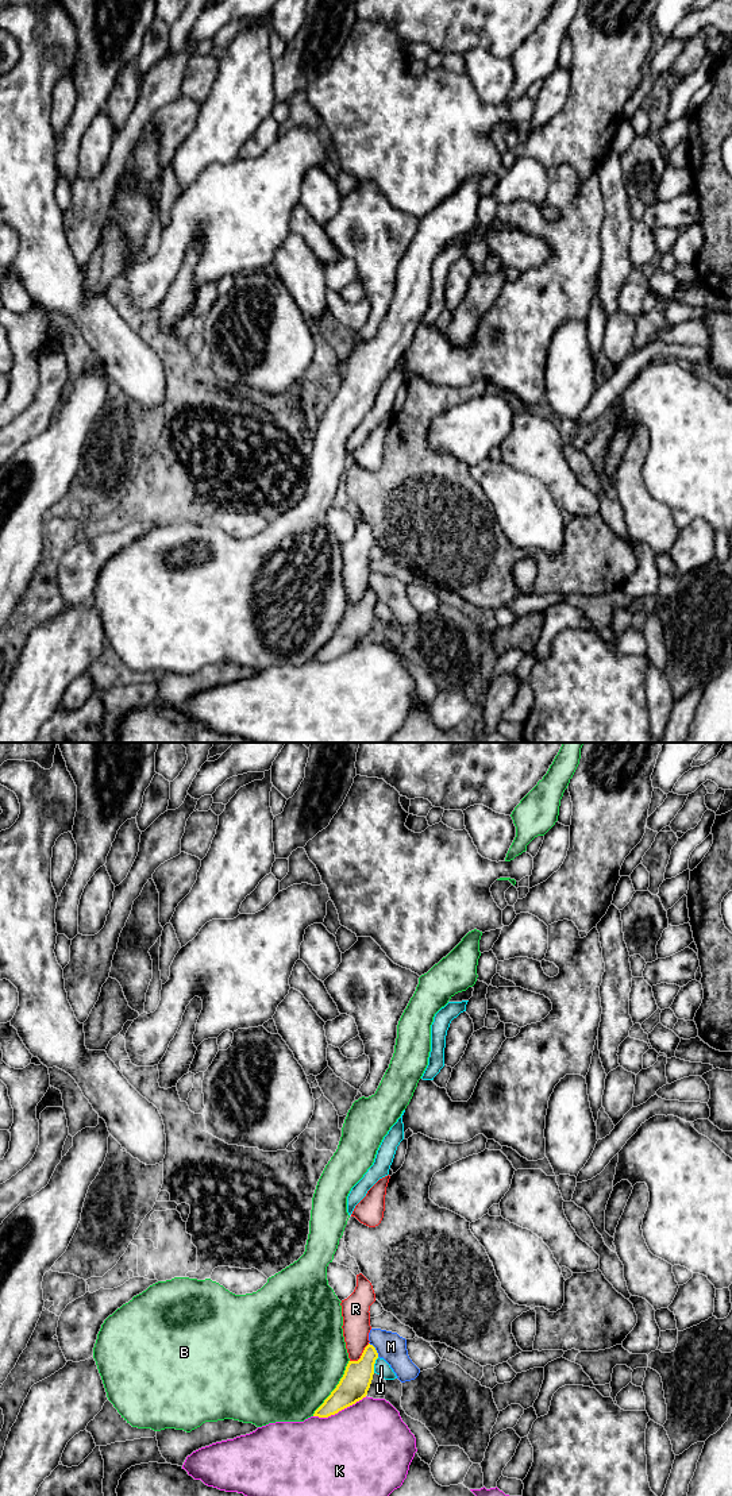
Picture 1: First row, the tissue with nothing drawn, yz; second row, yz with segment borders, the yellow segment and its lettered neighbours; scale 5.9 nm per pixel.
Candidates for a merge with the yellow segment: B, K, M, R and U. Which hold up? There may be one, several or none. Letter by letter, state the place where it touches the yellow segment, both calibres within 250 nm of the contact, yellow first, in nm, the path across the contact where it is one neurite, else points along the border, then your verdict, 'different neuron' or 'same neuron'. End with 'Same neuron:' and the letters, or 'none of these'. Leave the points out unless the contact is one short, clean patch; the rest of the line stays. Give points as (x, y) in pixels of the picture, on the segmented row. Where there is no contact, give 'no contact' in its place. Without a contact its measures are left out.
B: yz (335, 1388) | 180/500 nm | different neuron
K: yz (339, 1410) | 180/480 nm | different neuron
M: yz (374, 1349) | 170/170 nm | along yz (369, 1342), (378, 1356) | different neuron
R: yz (361, 1356) | 180/160 nm | different neuron
U: yz (373, 1365) | 180/90 nm | different neuron
Same neuron: none of these

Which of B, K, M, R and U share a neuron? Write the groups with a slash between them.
B / K / M / R / U

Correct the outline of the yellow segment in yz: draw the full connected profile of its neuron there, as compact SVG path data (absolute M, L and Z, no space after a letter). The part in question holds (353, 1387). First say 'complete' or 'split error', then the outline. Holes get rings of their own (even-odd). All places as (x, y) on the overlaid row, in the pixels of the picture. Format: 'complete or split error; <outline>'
complete; M369 1343L358 1361L348 1361L339 1384L313 1416L328 1418L366 1397L377 1358L375 1347Z

